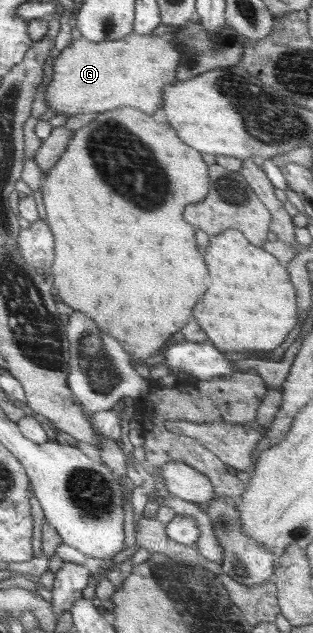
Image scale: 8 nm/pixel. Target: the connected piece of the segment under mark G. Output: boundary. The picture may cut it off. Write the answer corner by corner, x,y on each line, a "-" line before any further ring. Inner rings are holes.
132,32
125,39
113,42
94,43
87,38
72,40
61,55
55,59
53,80
47,86
45,99
48,108
59,115
93,114
116,110
121,107
135,107
140,112
153,115
163,108
164,92
178,83
178,67
186,50
170,34
142,35

